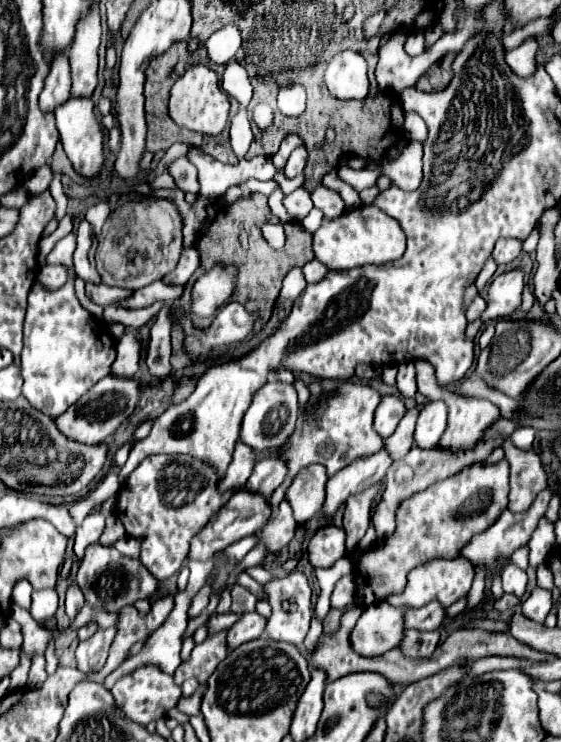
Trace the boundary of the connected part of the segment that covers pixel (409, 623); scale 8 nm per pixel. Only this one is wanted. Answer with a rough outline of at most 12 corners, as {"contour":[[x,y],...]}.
{"contour":[[435,601],[409,609],[405,629],[439,629],[445,609]]}

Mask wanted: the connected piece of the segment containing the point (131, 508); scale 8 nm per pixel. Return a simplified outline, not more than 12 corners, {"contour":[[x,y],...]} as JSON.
{"contour":[[149,455],[117,517],[159,581],[231,497],[189,455]]}

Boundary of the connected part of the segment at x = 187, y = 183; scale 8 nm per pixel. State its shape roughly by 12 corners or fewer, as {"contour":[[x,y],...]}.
{"contour":[[185,159],[169,165],[181,191],[197,193],[197,169]]}

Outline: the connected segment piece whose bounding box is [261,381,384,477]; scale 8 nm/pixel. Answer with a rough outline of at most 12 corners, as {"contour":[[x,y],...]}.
{"contour":[[341,383],[299,415],[279,455],[287,477],[319,463],[333,477],[383,449],[381,393]]}

